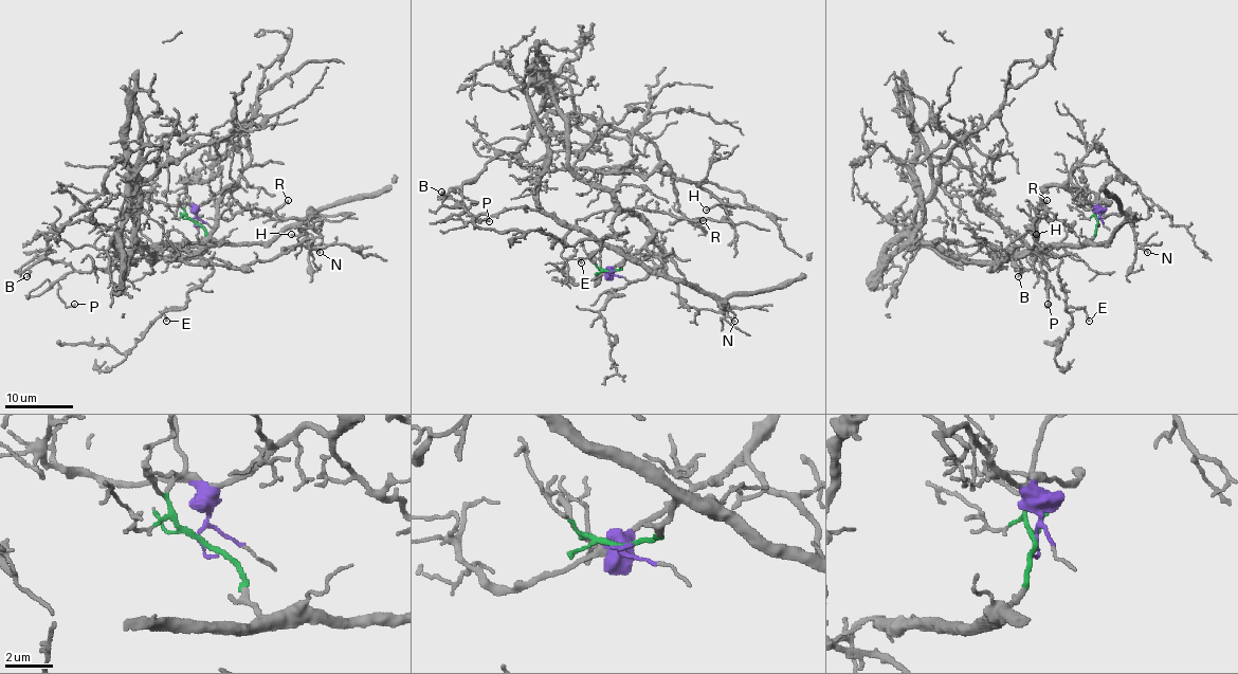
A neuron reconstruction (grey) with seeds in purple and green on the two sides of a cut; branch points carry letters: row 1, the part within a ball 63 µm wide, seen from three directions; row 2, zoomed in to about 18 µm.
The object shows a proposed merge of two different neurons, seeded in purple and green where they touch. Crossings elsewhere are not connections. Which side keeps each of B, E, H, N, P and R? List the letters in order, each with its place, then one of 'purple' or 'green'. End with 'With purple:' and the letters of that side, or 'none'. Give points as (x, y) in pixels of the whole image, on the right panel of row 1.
B: place (1018, 276); green
E: place (1089, 321); purple
H: place (1036, 234); purple
N: place (1147, 252); green
P: place (1048, 304); green
R: place (1047, 200); purple
With purple: E, H, R

